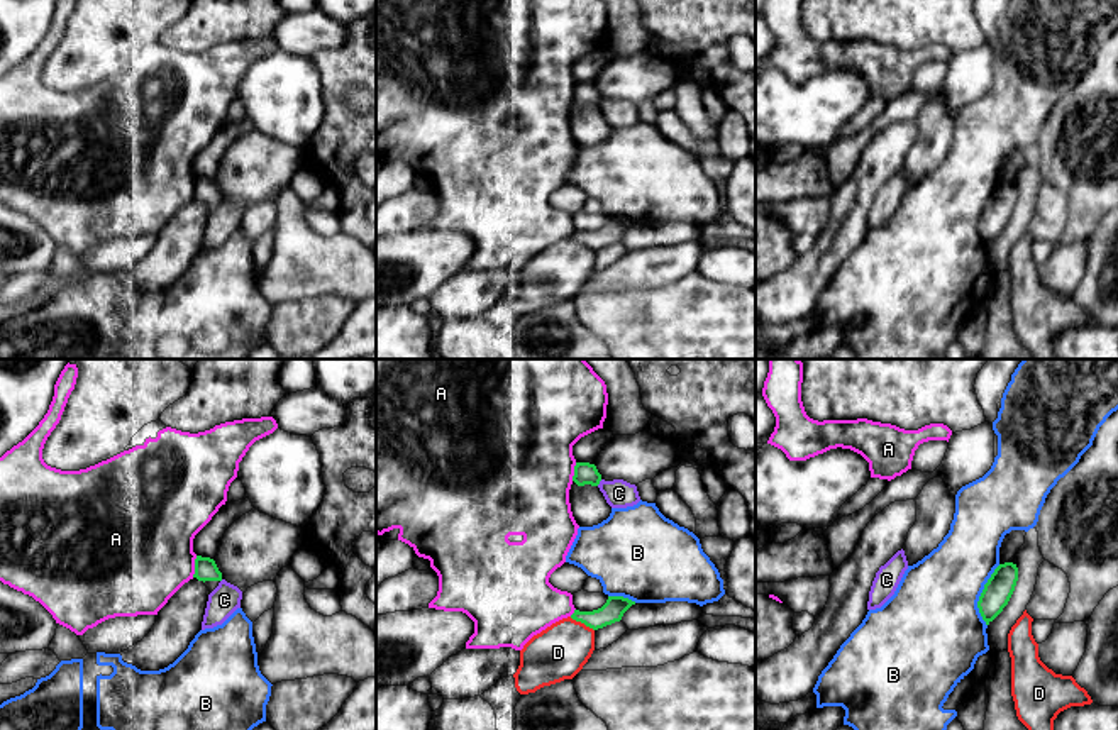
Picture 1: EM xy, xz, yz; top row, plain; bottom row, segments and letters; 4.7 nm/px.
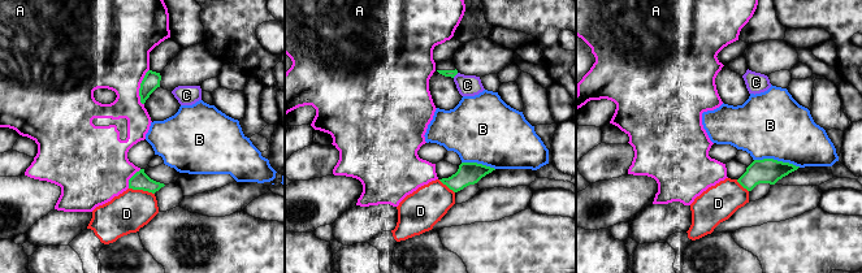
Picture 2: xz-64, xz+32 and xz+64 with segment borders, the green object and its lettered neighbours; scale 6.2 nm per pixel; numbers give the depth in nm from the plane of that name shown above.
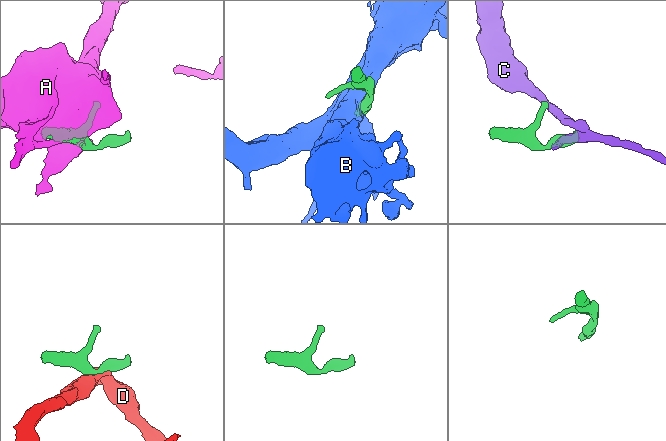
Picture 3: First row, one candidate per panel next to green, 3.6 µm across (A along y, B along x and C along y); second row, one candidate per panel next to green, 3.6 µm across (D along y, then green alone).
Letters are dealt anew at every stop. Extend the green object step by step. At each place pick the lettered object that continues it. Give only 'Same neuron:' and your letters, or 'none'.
Same neuron: none

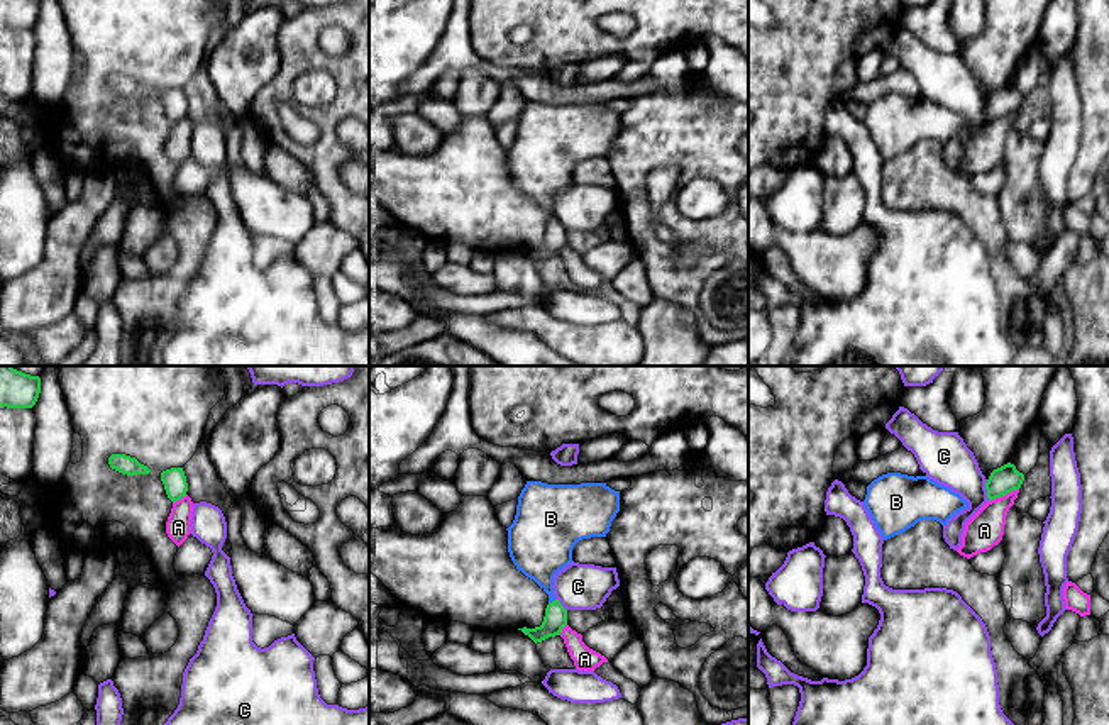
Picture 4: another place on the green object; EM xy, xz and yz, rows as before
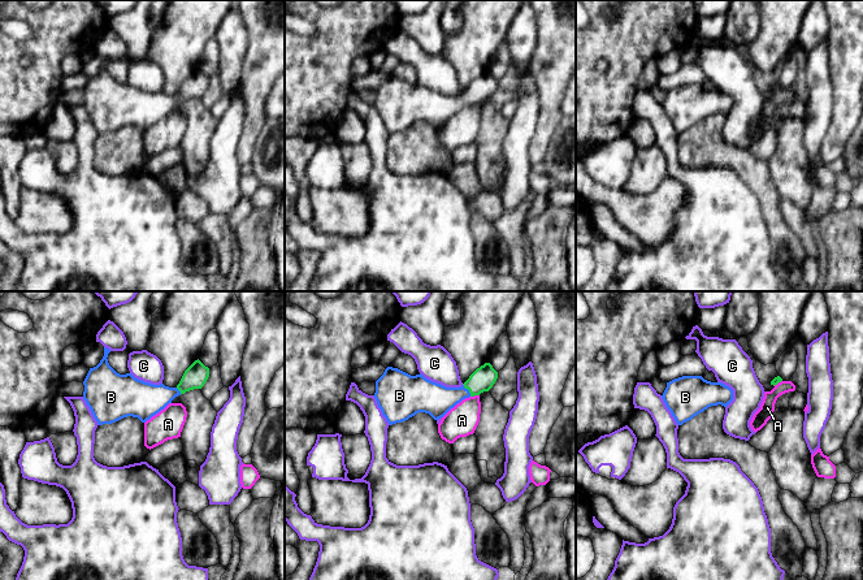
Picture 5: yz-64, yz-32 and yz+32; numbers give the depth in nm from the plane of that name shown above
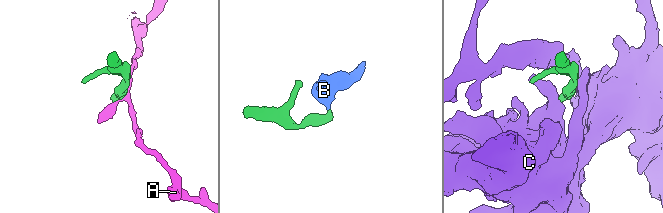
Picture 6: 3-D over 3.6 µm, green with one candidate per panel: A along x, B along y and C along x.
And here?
Same neuron: B

